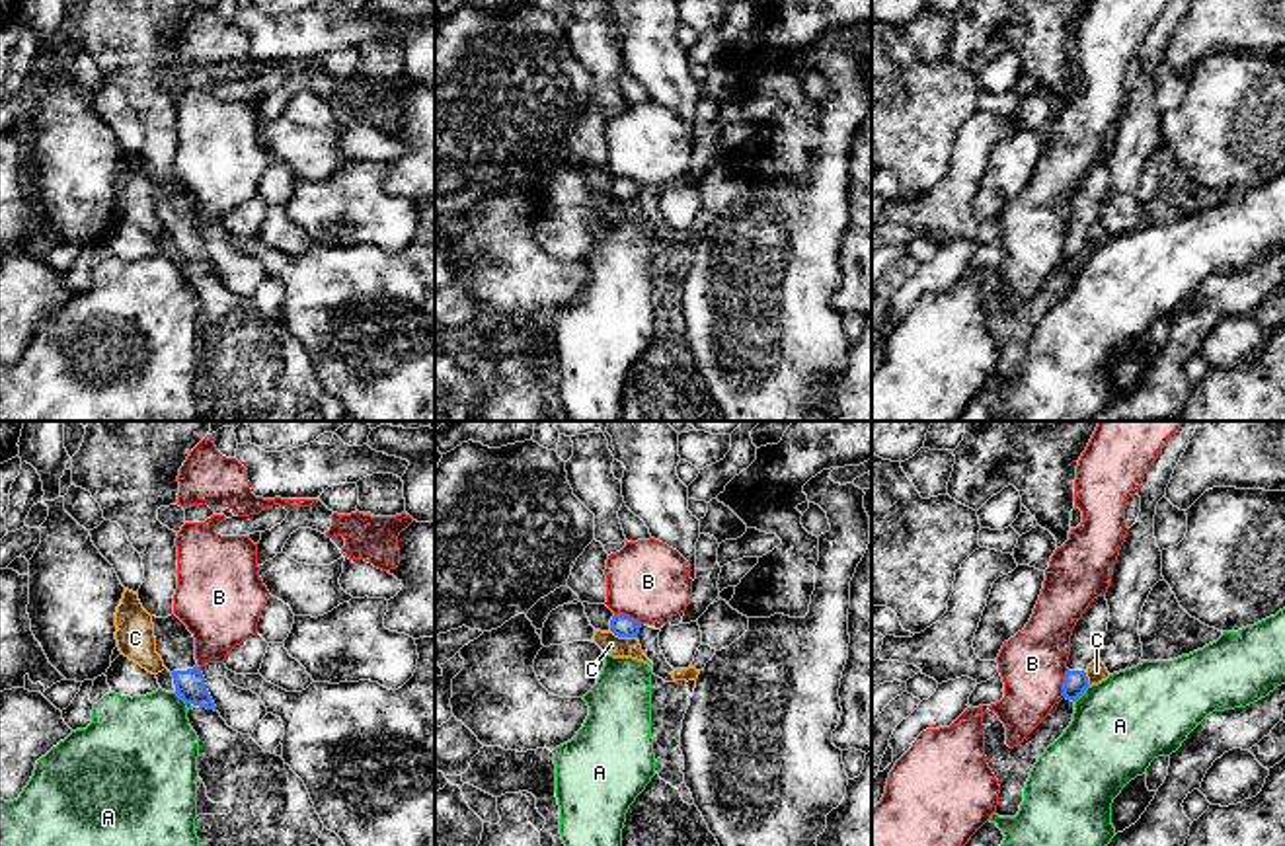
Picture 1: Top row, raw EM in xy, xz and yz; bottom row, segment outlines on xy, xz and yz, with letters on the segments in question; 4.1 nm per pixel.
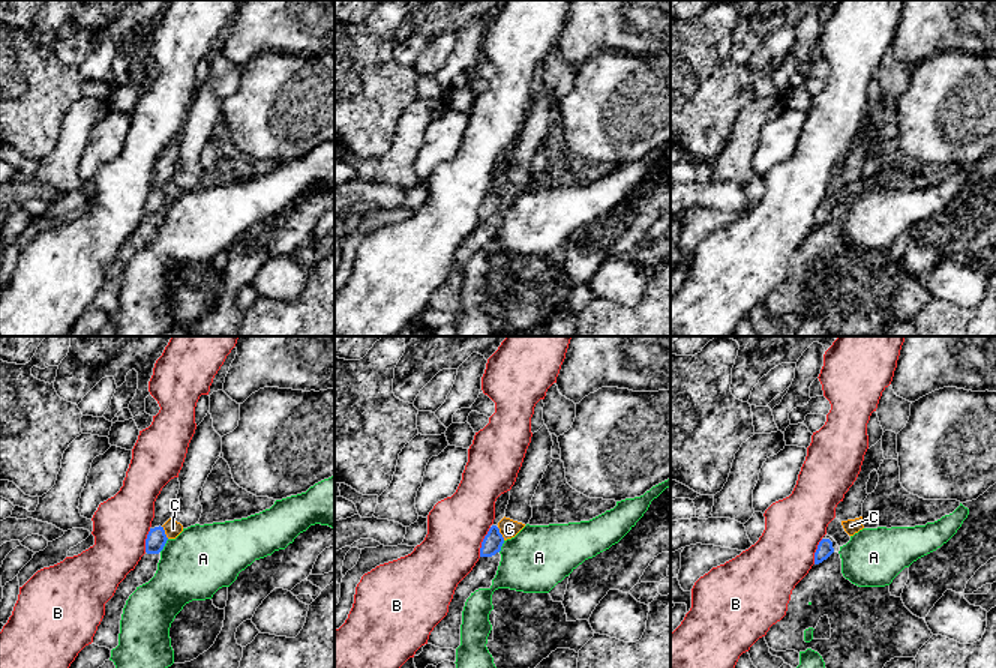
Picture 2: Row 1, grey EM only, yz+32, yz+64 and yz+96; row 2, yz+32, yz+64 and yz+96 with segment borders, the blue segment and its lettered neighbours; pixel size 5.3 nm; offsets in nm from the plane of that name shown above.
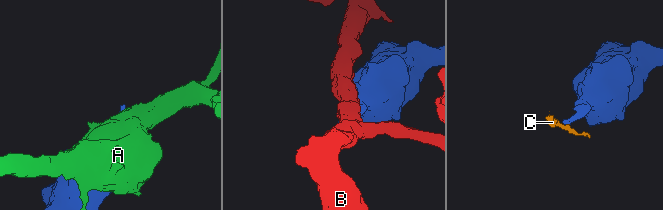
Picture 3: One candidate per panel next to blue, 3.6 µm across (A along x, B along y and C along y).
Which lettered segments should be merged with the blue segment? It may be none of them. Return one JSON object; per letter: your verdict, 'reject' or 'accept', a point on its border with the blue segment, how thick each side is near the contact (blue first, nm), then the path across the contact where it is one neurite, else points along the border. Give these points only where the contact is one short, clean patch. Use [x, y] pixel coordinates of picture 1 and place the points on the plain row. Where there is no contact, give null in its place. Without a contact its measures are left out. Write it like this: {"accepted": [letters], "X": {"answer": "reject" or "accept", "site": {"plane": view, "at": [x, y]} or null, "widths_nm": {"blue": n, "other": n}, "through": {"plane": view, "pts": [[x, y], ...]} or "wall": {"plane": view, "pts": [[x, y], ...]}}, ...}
{"accepted": [], "A": {"answer": "reject", "site": {"plane": "yz", "at": [1083, 256]}, "widths_nm": {"blue": 100, "other": 400}, "wall": {"plane": "yz", "pts": [[1089, 248], [1075, 266]]}}, "B": {"answer": "reject", "site": {"plane": "xz", "at": [628, 180]}, "widths_nm": {"blue": 90, "other": 320}}, "C": {"answer": "reject", "site": {"plane": "xz", "at": [624, 199]}, "widths_nm": {"blue": 90, "other": 90}, "wall": {"plane": "xz", "pts": [[611, 193], [623, 201], [636, 201]]}}}

